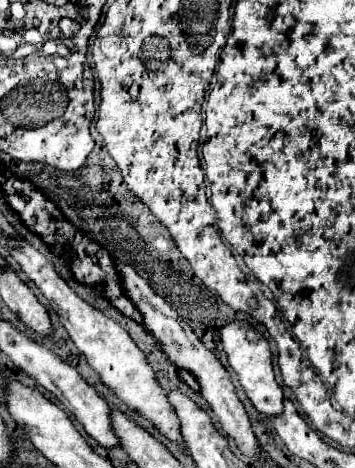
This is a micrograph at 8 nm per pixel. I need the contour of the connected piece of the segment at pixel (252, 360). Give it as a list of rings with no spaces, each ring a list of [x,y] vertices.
[[[245,320],[227,322],[225,326],[219,328],[219,334],[221,334],[223,350],[227,352],[227,358],[229,358],[229,366],[237,372],[239,384],[243,386],[247,398],[253,402],[257,412],[261,412],[265,416],[281,414],[281,410],[283,410],[283,390],[275,380],[273,360],[271,360],[271,350],[269,350],[267,340]]]

